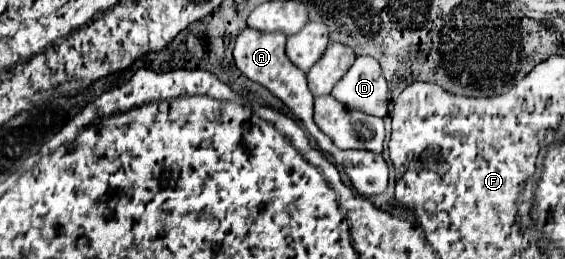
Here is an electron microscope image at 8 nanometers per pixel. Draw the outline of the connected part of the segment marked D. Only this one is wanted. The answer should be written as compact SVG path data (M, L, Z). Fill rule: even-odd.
M358 56L352 68L334 86L332 96L352 110L384 118L388 114L388 86L378 60Z

